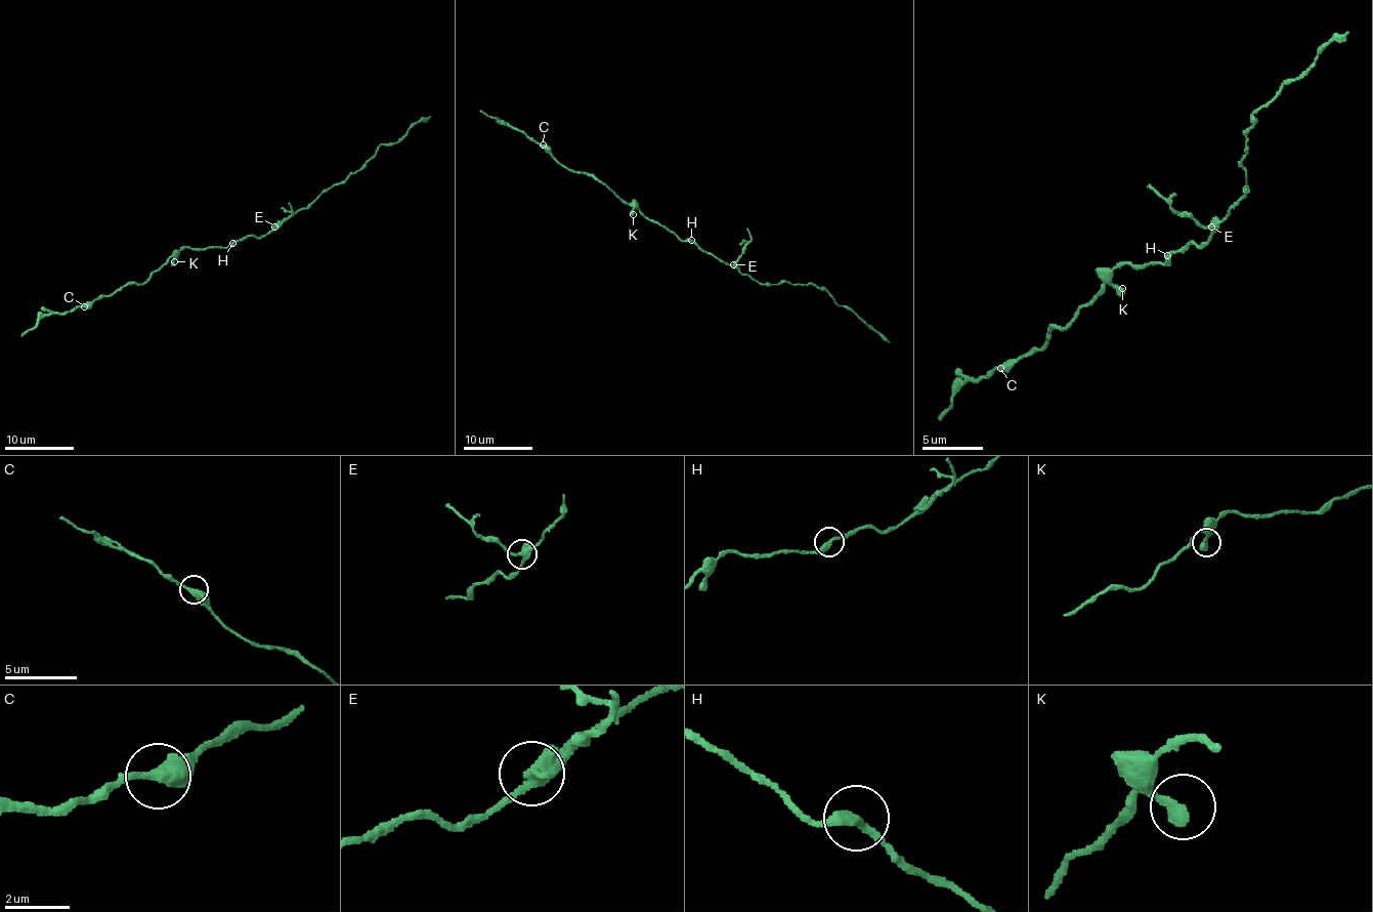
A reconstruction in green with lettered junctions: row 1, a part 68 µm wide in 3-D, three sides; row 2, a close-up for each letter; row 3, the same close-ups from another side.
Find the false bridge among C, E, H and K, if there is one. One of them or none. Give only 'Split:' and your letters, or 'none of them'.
Split: E

